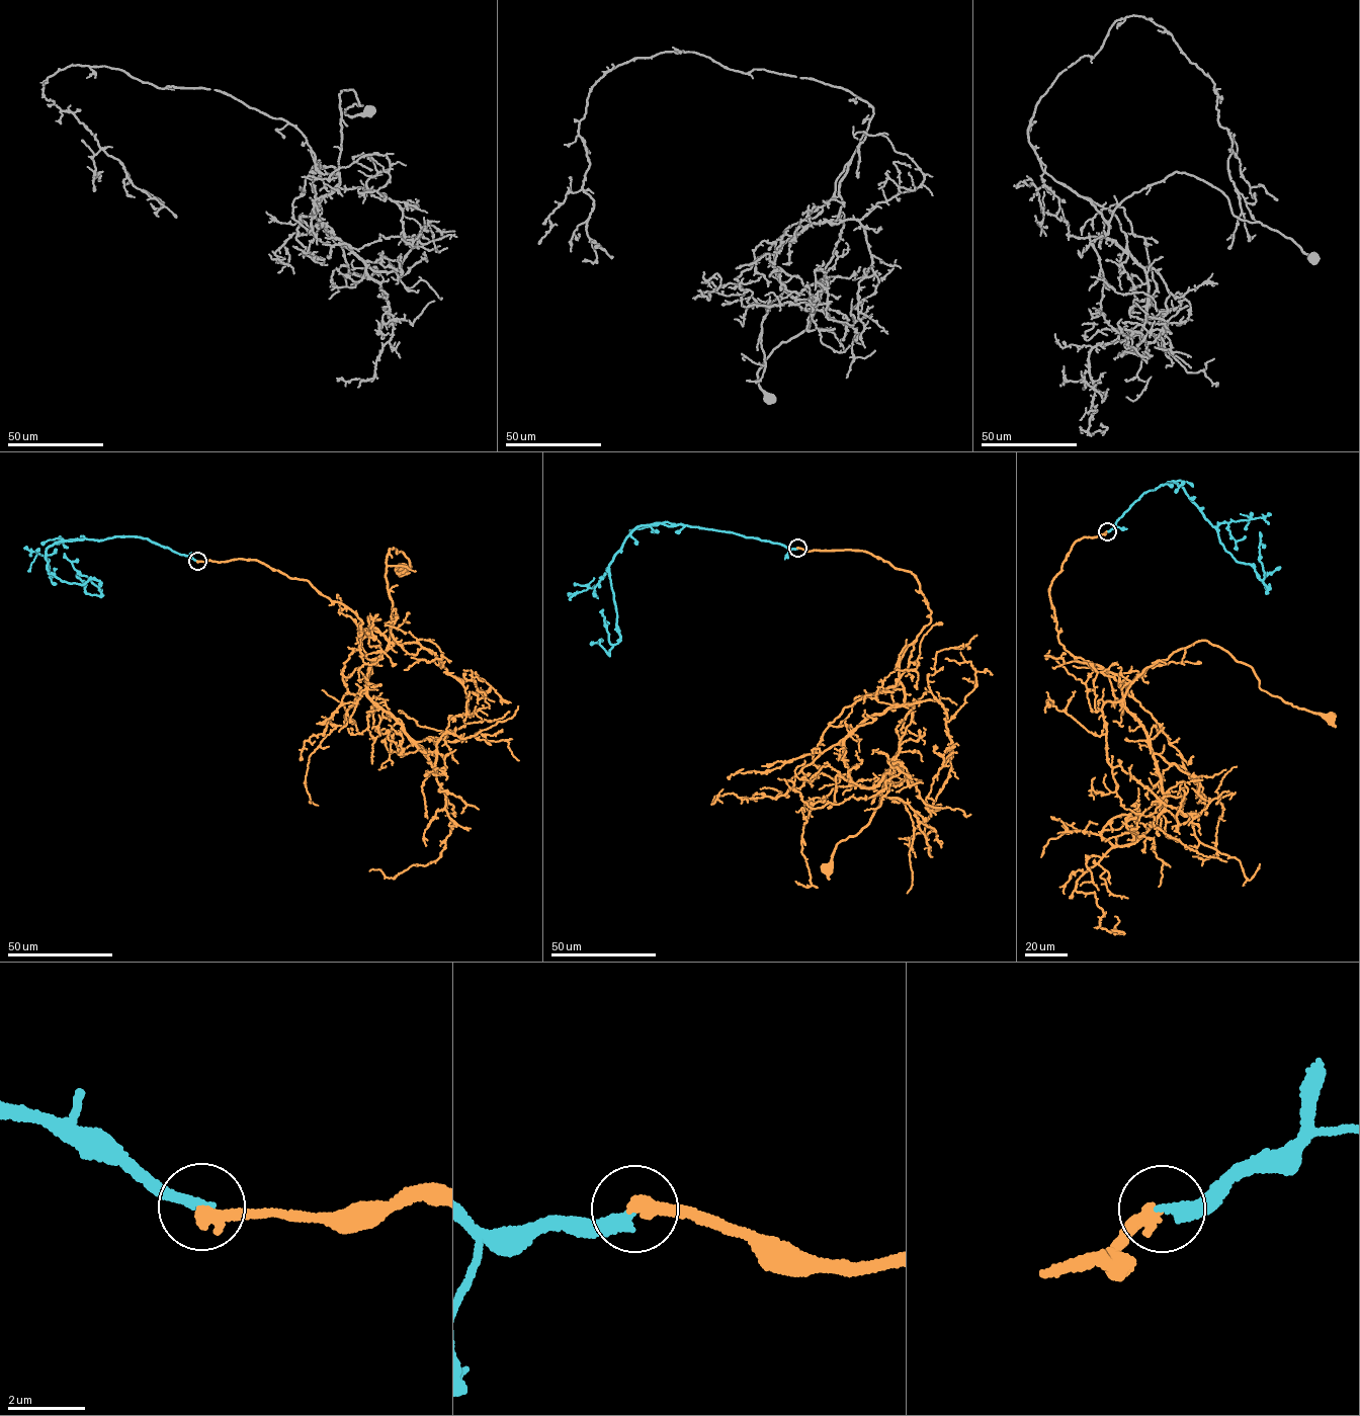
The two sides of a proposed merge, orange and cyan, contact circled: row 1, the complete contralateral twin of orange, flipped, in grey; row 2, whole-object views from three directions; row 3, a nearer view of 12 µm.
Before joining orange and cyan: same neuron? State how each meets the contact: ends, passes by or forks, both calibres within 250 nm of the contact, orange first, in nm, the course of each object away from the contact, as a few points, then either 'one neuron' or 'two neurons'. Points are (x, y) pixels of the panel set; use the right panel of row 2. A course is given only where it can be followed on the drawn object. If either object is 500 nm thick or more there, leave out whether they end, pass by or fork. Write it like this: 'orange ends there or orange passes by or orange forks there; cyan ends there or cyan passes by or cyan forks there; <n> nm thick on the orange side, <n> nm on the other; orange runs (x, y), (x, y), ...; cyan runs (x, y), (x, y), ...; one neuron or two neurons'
orange ends there; cyan ends there; 380 nm thick on the orange side, 280 nm on the other; orange runs (1107, 531), (1076, 540), (1050, 584), (1075, 659), (1117, 674), (1124, 696), (1207, 641), (1262, 690), (1330, 717); cyan runs (1107, 531), (1145, 491), (1173, 481), (1215, 528), (1226, 551), (1253, 565), (1267, 591), (1265, 576), (1280, 566); two neurons

